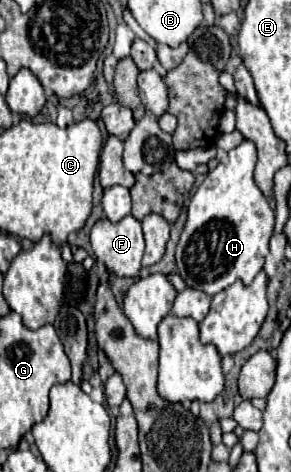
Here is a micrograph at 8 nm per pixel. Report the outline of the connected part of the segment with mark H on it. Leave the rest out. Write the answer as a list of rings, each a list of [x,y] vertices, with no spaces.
[[[243,140],[237,148],[227,152],[227,158],[205,176],[191,196],[187,224],[177,244],[177,272],[187,286],[199,288],[209,296],[225,290],[239,278],[249,284],[259,274],[269,254],[275,214],[253,180],[255,162],[255,144]]]

